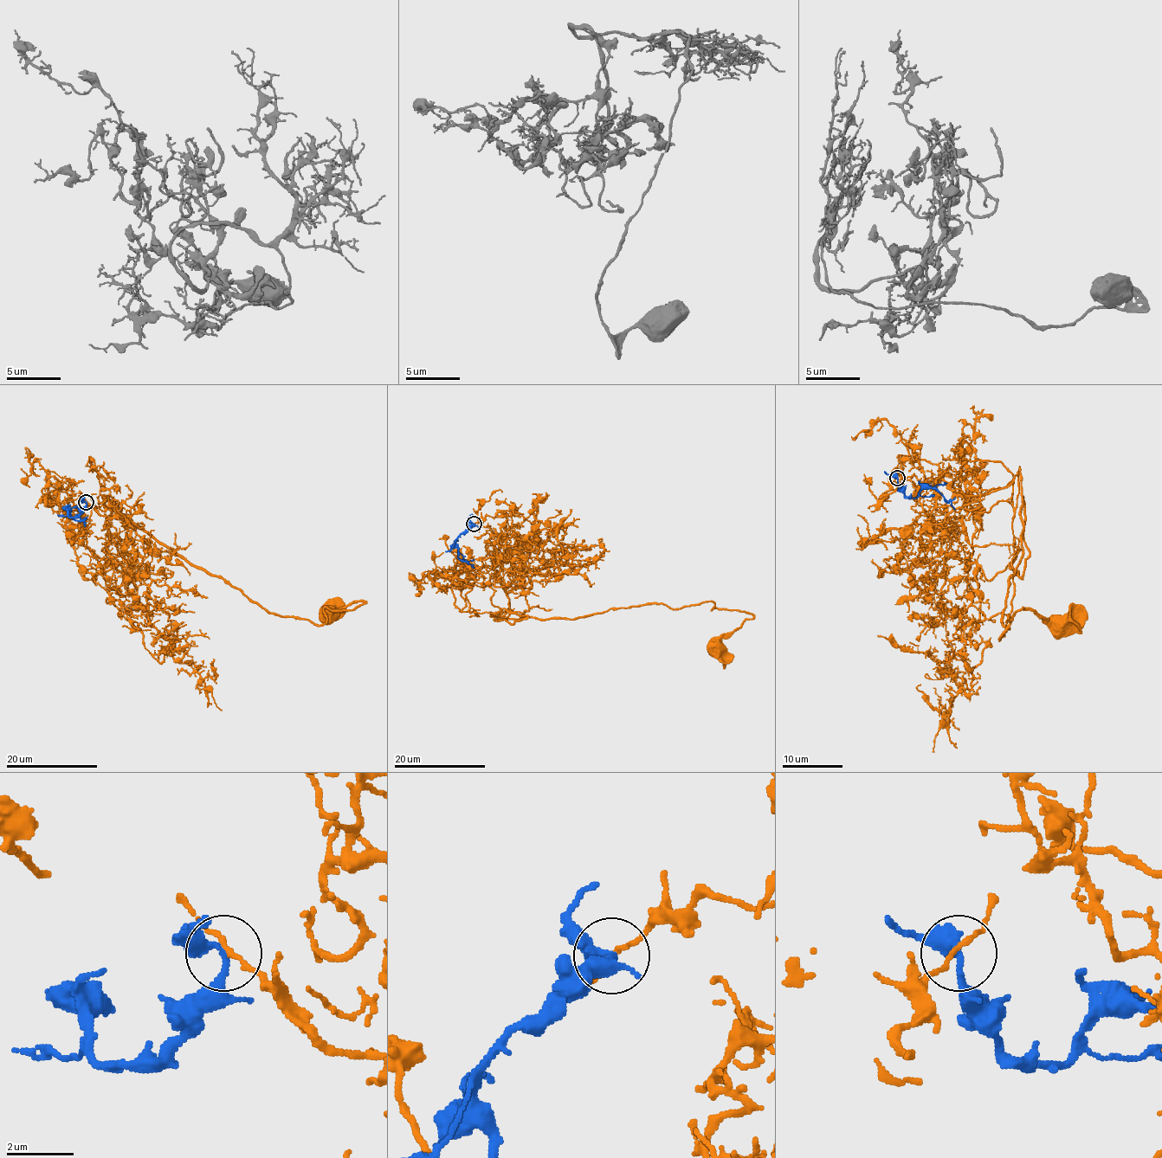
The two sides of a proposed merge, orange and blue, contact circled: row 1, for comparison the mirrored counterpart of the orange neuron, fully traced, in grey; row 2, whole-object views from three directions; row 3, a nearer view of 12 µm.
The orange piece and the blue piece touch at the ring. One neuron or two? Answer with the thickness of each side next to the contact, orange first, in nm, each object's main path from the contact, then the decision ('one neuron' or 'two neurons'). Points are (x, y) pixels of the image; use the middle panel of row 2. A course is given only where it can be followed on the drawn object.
120 nm thick on the orange side, 240 nm on the other; orange runs (474, 524), (506, 519), (493, 559), (509, 605), (492, 616), (706, 601), (752, 616), (716, 646); blue runs (474, 524), (458, 537), (455, 543), (458, 556), (470, 563), (473, 568); one neuron

